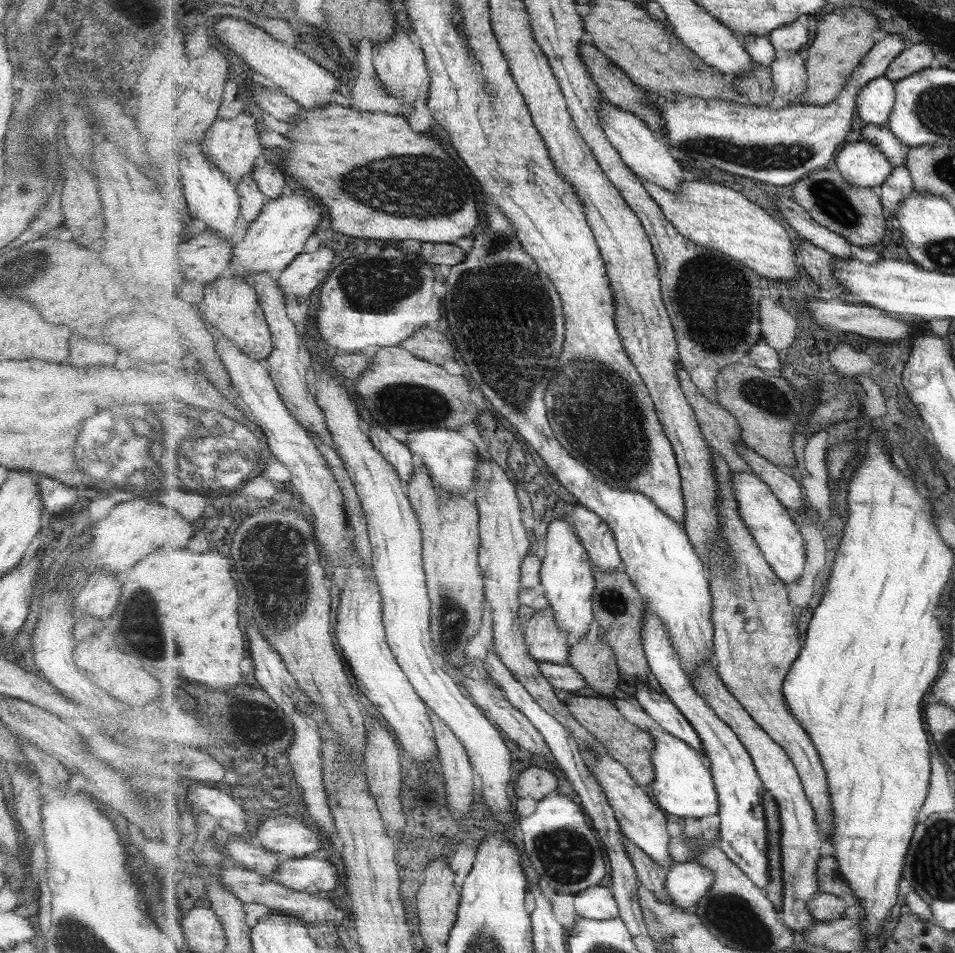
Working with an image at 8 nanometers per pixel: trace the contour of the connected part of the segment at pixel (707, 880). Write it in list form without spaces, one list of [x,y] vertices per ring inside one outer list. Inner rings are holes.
[[[697,861],[673,863],[667,869],[666,887],[679,908],[697,909],[715,882],[714,872]]]

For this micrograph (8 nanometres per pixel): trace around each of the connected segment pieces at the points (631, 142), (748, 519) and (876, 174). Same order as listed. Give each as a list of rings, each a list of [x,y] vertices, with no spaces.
[[[603,101],[598,108],[605,135],[609,142],[620,152],[621,158],[634,173],[647,181],[657,183],[670,191],[680,193],[680,186],[687,181],[683,176],[683,165],[679,164],[679,156],[675,155],[668,140],[659,132],[650,128],[644,120],[634,112],[623,110],[611,101]]]
[[[733,471],[733,485],[735,485],[733,486],[735,497],[739,501],[739,515],[750,528],[755,541],[759,543],[759,549],[763,551],[763,555],[779,578],[789,585],[797,582],[806,571],[809,556],[805,555],[805,539],[801,535],[797,522],[794,521],[796,513],[783,505],[771,491],[771,487],[757,475]]]
[[[849,143],[836,155],[838,170],[853,186],[878,189],[891,176],[894,163],[870,143]]]

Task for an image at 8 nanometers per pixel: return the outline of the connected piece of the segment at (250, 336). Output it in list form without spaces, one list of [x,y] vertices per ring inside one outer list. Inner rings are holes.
[[[233,276],[231,279],[218,279],[202,286],[198,292],[202,296],[198,313],[210,322],[211,327],[218,328],[257,362],[264,362],[270,356],[274,351],[274,338],[256,288],[248,278]]]

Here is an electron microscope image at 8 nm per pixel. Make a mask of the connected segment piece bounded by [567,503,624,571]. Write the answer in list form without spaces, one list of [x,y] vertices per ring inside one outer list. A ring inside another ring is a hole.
[[[577,503],[573,505],[573,514],[567,514],[567,519],[579,534],[581,544],[587,549],[595,570],[621,571],[624,568],[617,537],[601,517]]]

